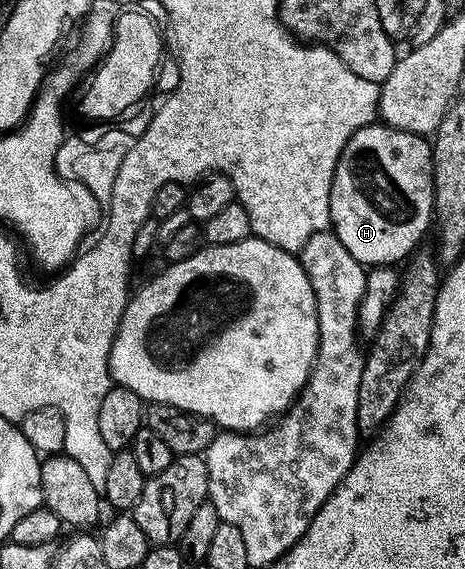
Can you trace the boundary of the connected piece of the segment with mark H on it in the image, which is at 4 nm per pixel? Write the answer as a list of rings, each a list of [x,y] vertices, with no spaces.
[[[383,123],[363,125],[354,131],[336,164],[328,210],[331,232],[359,265],[396,267],[411,258],[428,224],[431,226],[434,221],[429,138]]]

